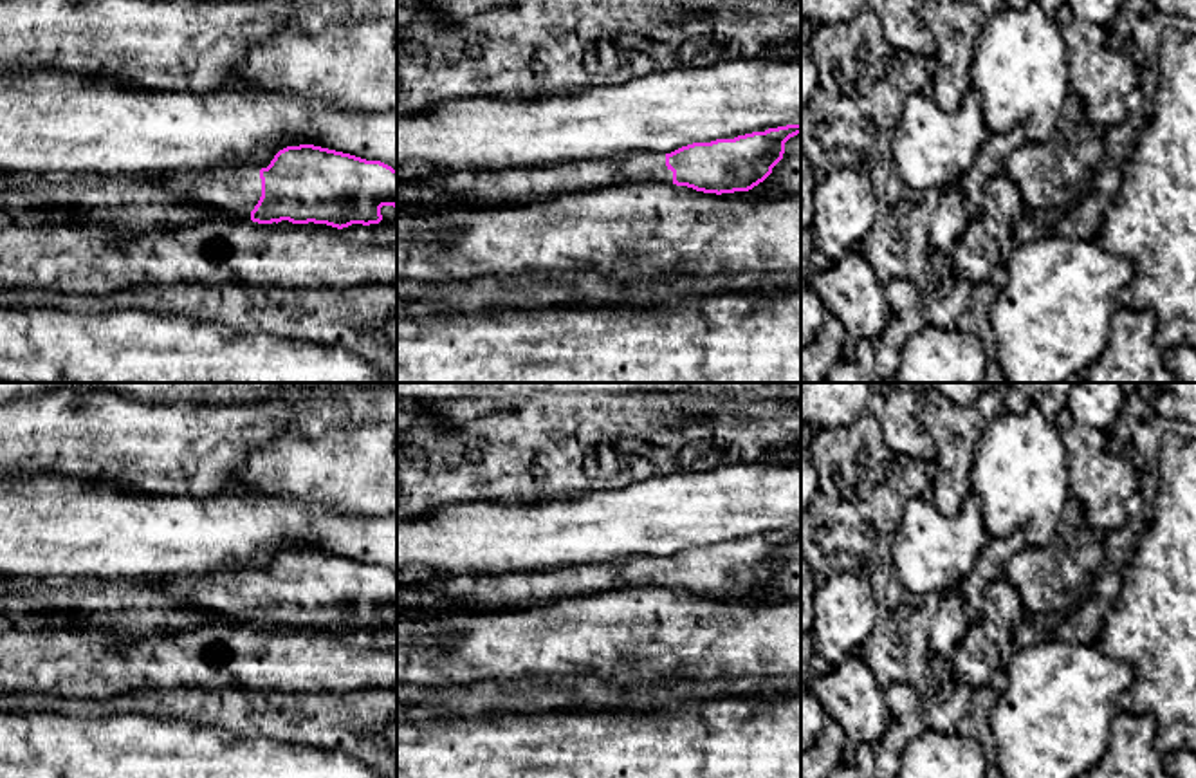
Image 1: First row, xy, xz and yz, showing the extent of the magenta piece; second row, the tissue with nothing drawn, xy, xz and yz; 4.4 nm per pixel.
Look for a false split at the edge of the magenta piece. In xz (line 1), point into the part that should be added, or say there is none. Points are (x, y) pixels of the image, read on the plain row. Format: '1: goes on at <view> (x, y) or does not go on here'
1: goes on at xz (464, 592)

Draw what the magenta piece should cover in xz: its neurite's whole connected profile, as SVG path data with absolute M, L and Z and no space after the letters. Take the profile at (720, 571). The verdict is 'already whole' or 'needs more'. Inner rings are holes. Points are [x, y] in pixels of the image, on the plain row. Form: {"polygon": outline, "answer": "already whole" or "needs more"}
{"polygon": "M787 529L752 536L734 543L693 547L671 558L622 558L604 565L570 565L548 572L516 574L456 574L420 581L415 587L437 596L444 608L440 612L516 612L538 608L550 601L563 601L601 592L622 592L630 588L676 588L704 597L749 596L763 587L772 572L783 563L785 547L801 538L801 529Z", "answer": "needs more"}

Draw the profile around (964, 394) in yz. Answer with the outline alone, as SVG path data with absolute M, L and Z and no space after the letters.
M922 383L925 388L934 388L960 406L976 404L983 392L983 383Z

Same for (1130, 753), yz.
M1118 711L1108 749L1086 778L1173 778L1155 749L1153 715Z

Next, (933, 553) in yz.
M971 493L951 516L916 496L906 504L893 534L895 569L915 594L958 590L989 538L978 495Z

